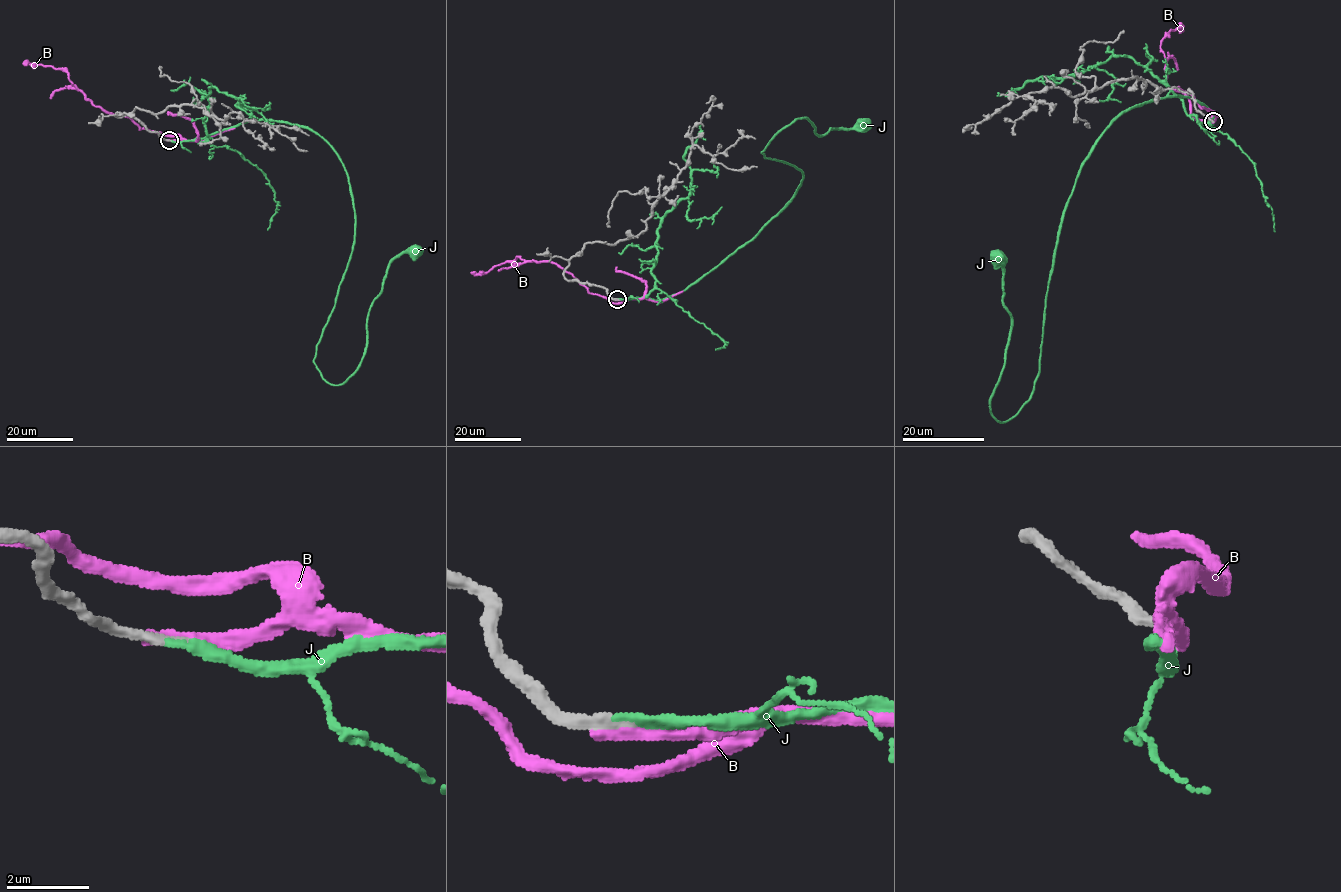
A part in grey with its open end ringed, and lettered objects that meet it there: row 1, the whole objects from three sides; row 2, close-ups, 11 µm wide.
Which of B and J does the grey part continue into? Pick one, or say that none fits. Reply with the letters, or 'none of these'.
J

